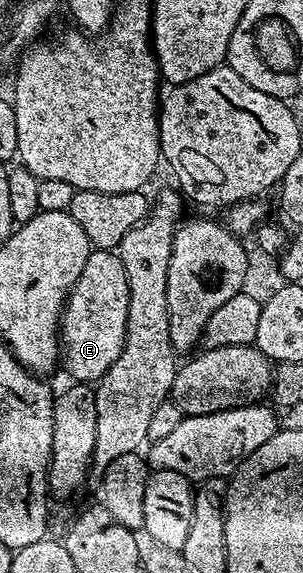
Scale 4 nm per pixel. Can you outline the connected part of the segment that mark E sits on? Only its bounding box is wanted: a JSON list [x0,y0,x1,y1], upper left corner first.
[60,250,130,382]

